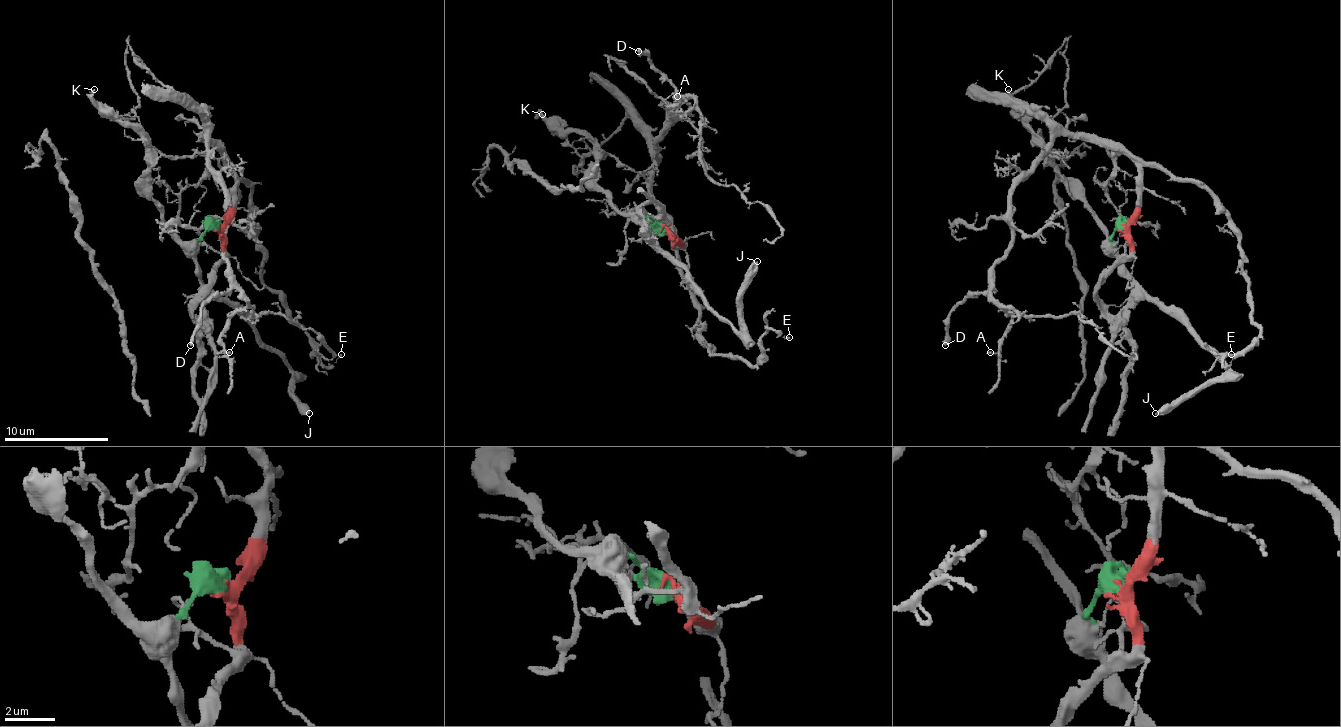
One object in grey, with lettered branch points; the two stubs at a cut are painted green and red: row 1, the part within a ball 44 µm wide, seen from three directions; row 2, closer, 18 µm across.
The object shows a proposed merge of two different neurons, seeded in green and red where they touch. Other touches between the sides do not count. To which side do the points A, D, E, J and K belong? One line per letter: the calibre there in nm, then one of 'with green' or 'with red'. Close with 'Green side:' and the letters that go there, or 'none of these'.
A: calibre 120 nm; with red
D: calibre 320 nm; with red
E: calibre 100 nm; with red
J: calibre 400 nm; with green
K: calibre 170 nm; with green
Green side: J, K

